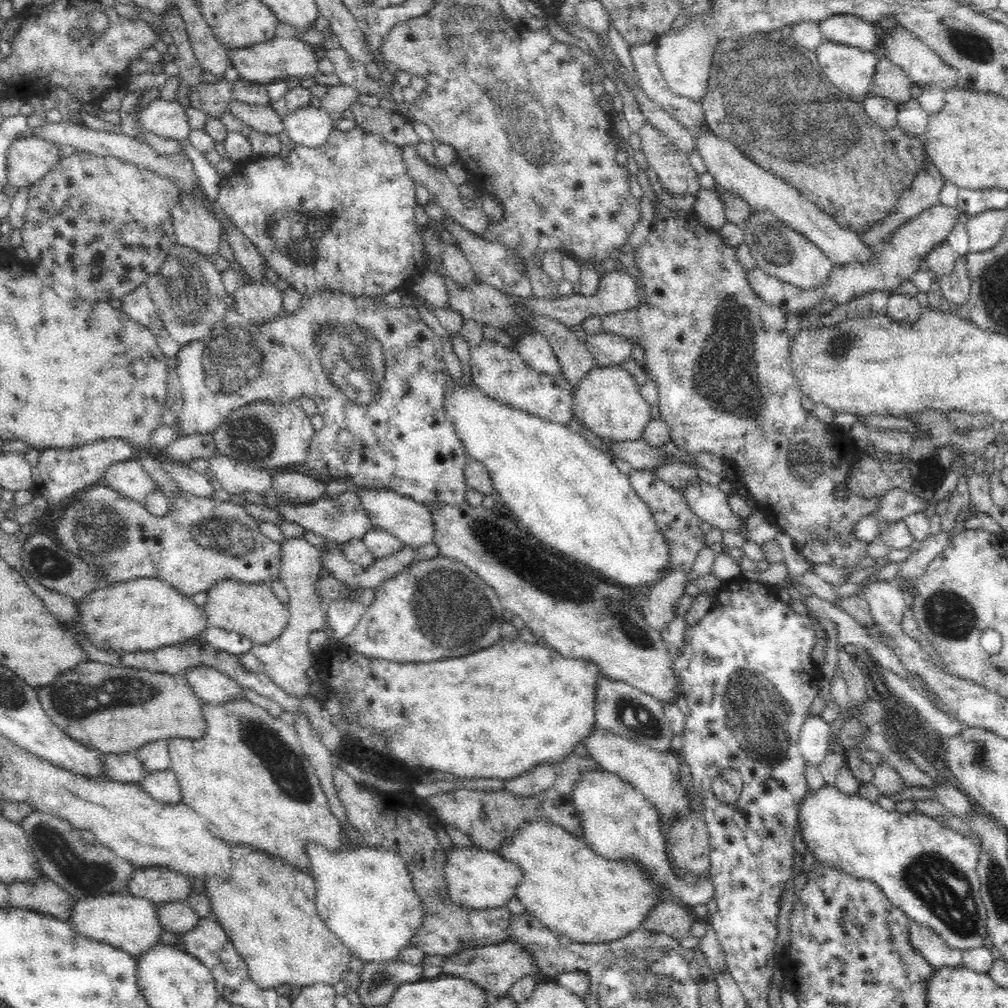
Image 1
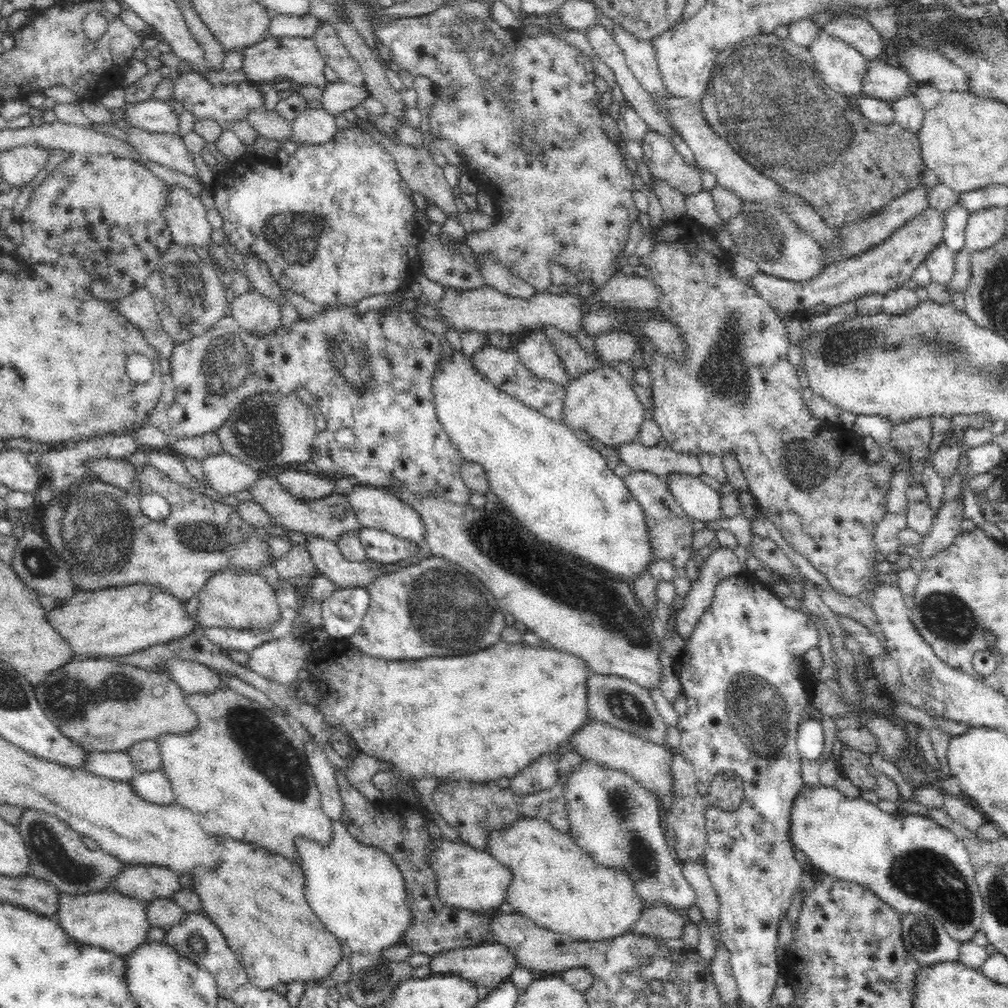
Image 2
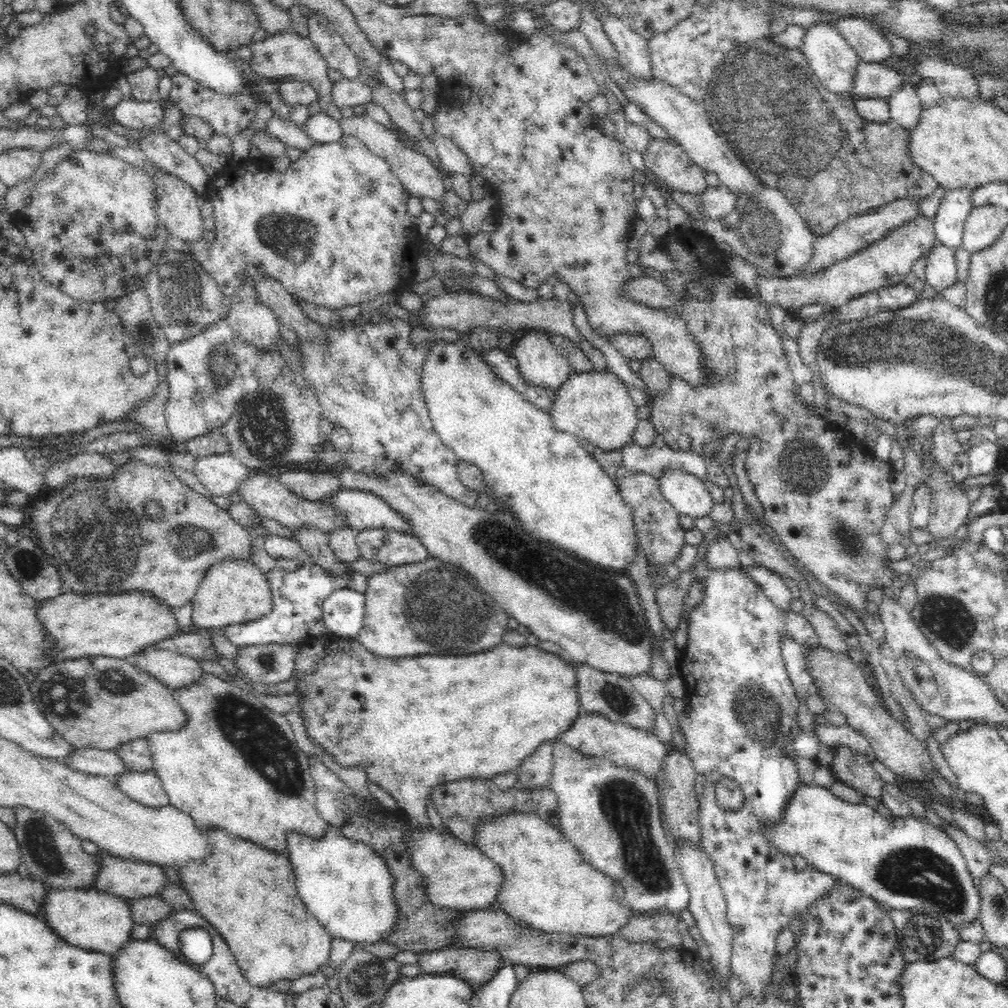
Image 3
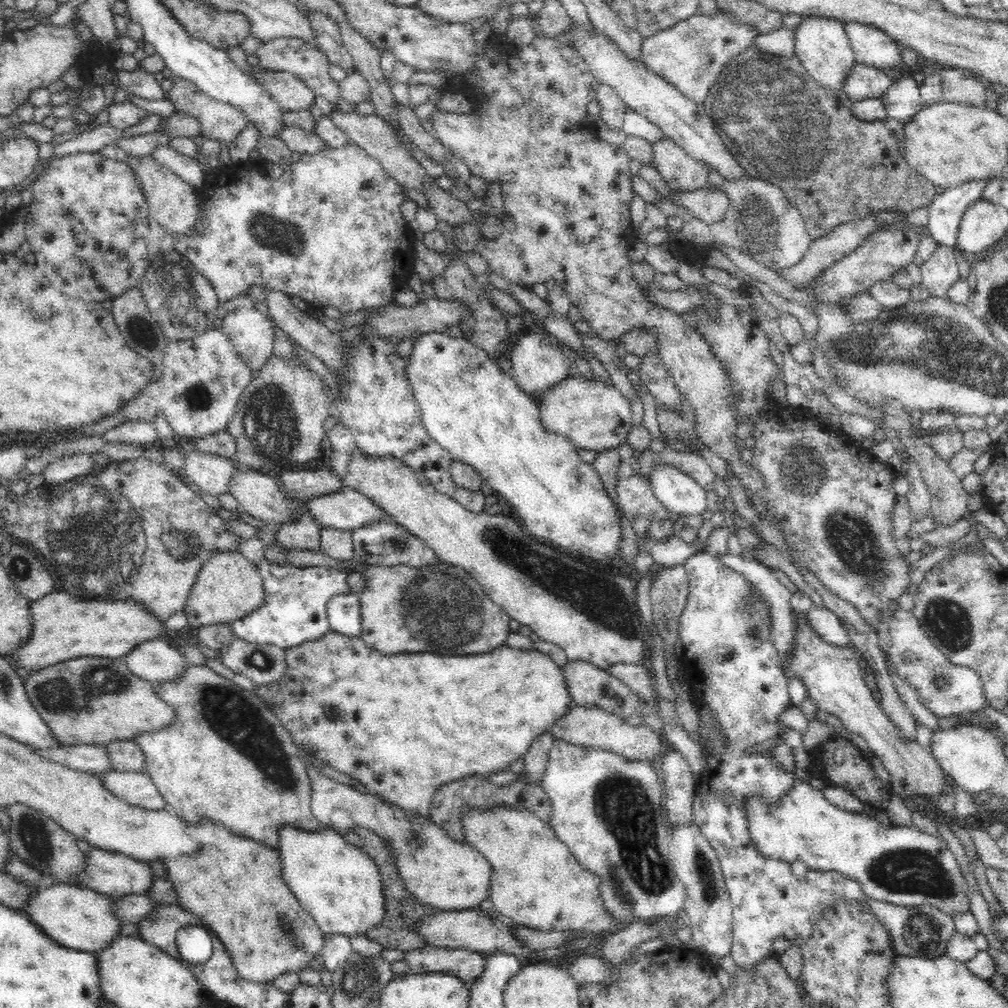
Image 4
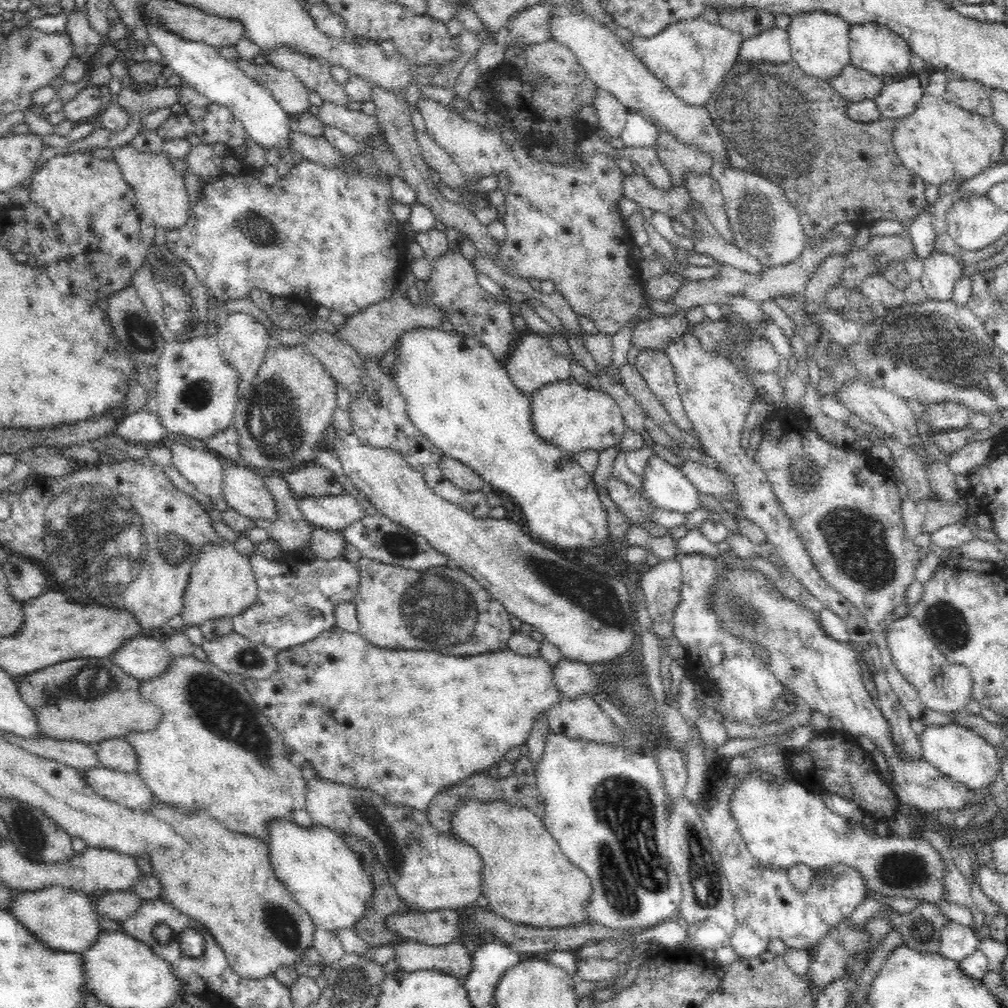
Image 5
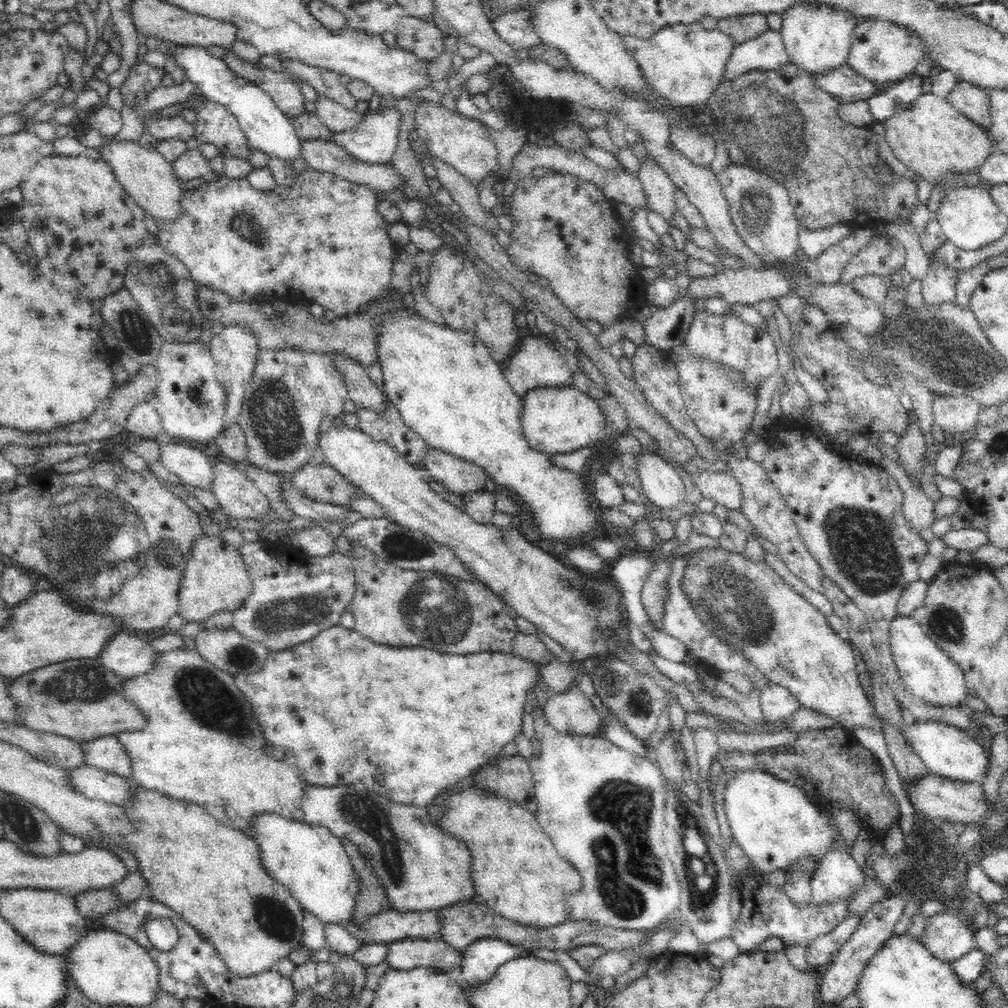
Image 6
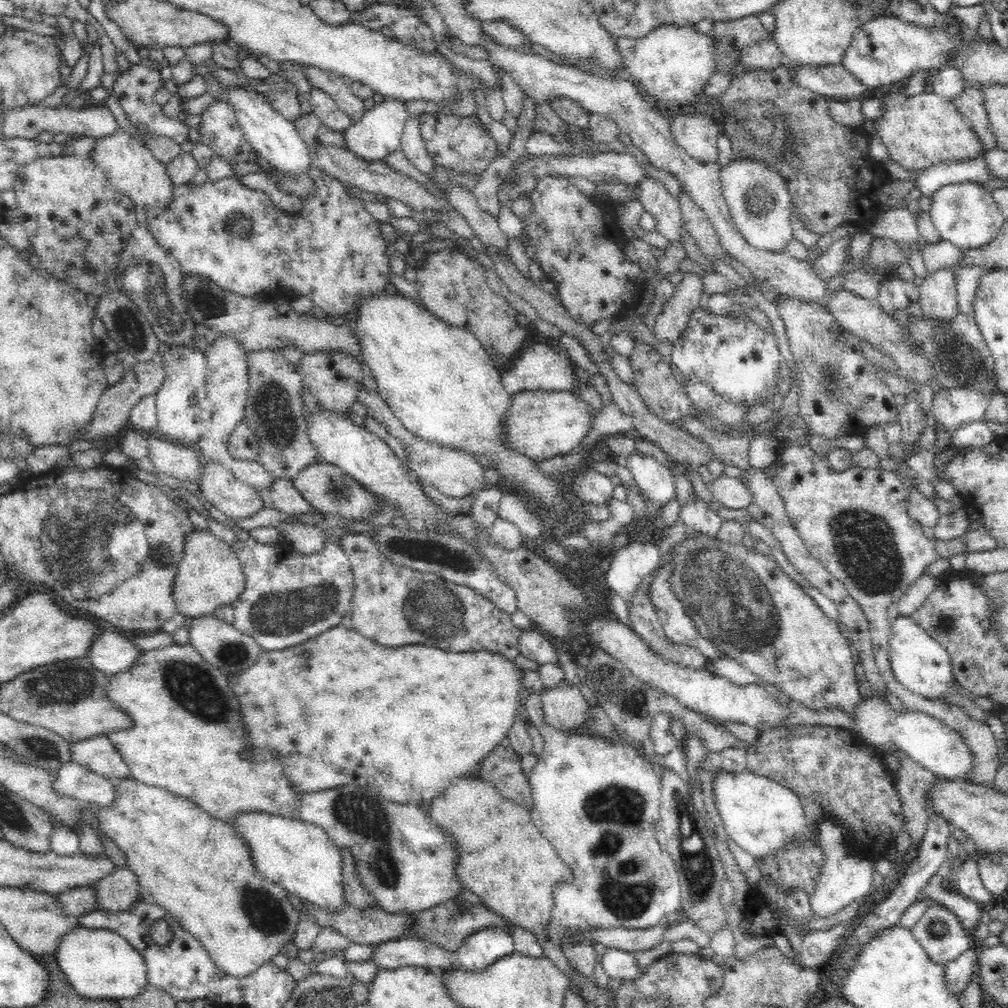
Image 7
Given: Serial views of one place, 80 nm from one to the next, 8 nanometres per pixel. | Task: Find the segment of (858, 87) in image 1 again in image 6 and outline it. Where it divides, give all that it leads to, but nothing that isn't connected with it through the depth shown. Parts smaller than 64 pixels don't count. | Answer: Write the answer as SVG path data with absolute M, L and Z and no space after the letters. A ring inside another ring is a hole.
M798 3L780 16L780 34L790 63L812 75L847 64L853 30L860 20L852 18L846 11L822 3Z

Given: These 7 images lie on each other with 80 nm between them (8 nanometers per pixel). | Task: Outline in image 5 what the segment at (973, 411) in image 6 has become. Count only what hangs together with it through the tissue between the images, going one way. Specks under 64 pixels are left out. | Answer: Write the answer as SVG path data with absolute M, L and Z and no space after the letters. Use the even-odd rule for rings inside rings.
M942 403L928 408L923 420L934 432L966 429L969 427L968 418L971 413L961 404Z

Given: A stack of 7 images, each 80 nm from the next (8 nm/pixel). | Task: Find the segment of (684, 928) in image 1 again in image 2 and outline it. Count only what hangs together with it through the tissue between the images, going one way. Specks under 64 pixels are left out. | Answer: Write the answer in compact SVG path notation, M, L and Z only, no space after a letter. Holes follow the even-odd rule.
M658 904L644 909L639 919L629 928L629 933L654 936L660 939L680 939L682 929L689 922L688 915L668 905Z

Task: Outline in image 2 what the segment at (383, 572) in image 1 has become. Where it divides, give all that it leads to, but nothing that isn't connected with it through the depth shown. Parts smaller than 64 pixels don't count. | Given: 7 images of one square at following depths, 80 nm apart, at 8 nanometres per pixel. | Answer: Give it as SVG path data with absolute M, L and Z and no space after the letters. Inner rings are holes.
M307 535L305 544L315 568L338 588L366 588L382 574L381 562L354 562L346 559L338 545L316 535Z

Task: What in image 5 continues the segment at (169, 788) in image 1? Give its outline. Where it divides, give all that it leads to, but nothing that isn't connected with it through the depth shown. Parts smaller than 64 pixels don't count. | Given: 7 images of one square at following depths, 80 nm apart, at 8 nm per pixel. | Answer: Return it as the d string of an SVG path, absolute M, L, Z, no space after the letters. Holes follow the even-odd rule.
M104 766L84 770L86 781L104 798L109 798L126 808L147 811L150 807L158 807L156 794L148 789L146 780L137 772L116 772Z

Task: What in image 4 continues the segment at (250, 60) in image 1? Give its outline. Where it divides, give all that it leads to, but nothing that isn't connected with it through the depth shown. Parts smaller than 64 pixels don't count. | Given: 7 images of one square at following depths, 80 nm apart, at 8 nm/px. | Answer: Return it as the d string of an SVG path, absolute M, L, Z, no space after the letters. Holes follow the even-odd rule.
M280 37L262 42L255 54L259 59L257 66L260 70L291 72L298 80L305 82L315 95L335 105L340 102L340 85L328 74L330 62L316 44L308 44L306 40L296 37Z

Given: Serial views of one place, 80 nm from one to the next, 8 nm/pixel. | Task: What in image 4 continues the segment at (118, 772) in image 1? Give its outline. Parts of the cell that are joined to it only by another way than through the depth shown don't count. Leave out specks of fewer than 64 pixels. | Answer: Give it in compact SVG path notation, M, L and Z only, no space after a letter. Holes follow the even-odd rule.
M93 744L60 745L52 750L40 751L38 755L78 772L98 774L113 769L105 747Z

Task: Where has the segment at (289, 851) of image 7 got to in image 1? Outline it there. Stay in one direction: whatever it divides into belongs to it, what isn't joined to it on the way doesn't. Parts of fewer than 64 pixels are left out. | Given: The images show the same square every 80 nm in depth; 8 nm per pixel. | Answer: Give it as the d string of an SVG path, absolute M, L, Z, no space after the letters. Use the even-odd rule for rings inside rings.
M343 832L343 848L339 854L316 843L306 844L311 860L312 878L315 880L315 905L327 928L350 949L351 954L369 963L387 963L402 958L402 950L411 946L417 928L425 919L422 901L412 886L412 874L406 861L395 852L358 845Z

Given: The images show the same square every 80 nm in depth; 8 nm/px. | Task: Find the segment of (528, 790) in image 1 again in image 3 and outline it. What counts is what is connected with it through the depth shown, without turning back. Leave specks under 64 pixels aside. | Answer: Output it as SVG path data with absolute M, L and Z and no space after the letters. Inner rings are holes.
M544 741L518 768L516 787L519 790L547 788L554 766L552 741Z

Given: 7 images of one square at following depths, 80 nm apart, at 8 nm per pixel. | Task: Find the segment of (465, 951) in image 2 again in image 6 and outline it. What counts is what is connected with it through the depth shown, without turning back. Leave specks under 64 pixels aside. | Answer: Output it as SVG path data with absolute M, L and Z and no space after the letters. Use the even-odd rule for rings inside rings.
M403 939L388 943L388 951L384 962L390 969L412 970L424 967L440 971L450 972L452 968L462 968L463 953L452 945L438 940Z

